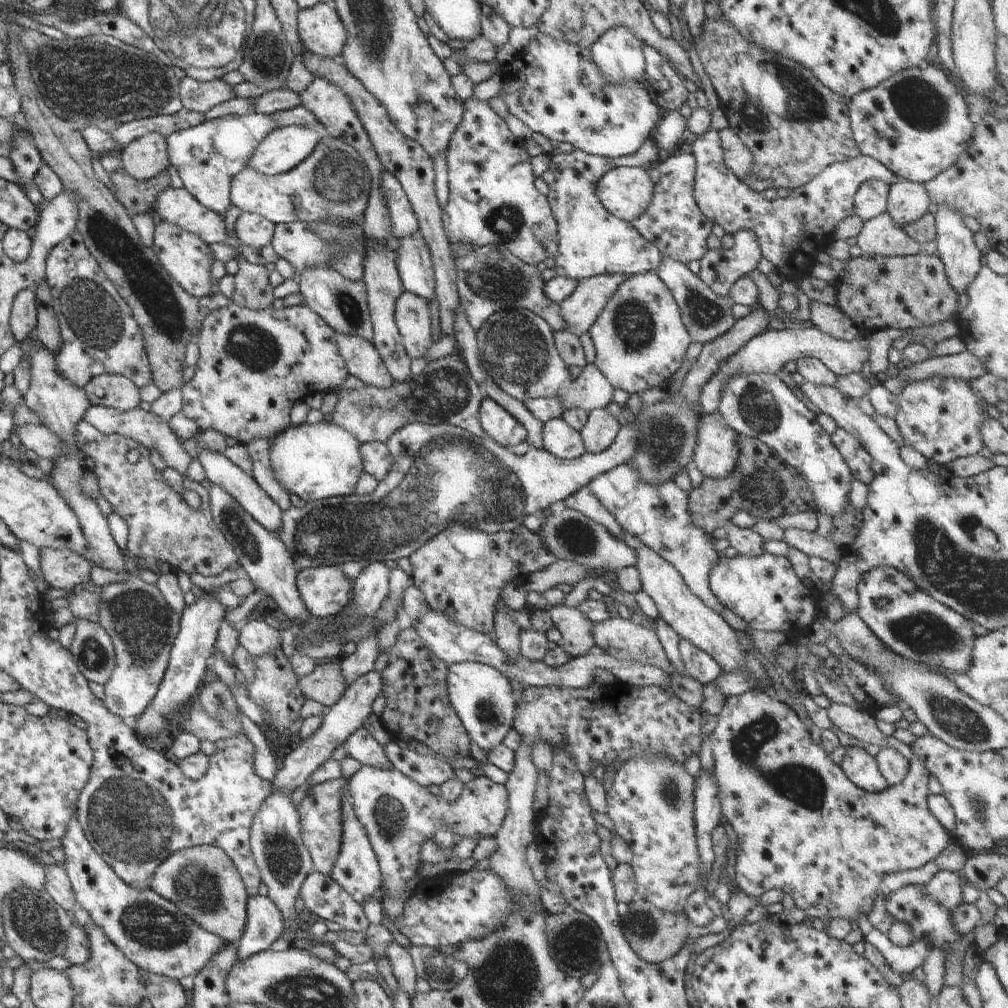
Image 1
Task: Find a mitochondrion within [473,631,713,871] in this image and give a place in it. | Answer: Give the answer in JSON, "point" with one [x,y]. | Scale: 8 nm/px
{"point":[670,791]}

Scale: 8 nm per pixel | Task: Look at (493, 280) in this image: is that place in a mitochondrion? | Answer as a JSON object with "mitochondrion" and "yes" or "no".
{"mitochondrion":"yes"}

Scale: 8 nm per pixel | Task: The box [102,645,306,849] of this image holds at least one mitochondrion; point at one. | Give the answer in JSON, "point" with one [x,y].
{"point":[214,729]}

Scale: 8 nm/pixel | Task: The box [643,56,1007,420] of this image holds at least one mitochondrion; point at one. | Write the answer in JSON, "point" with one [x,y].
{"point":[922,104]}

